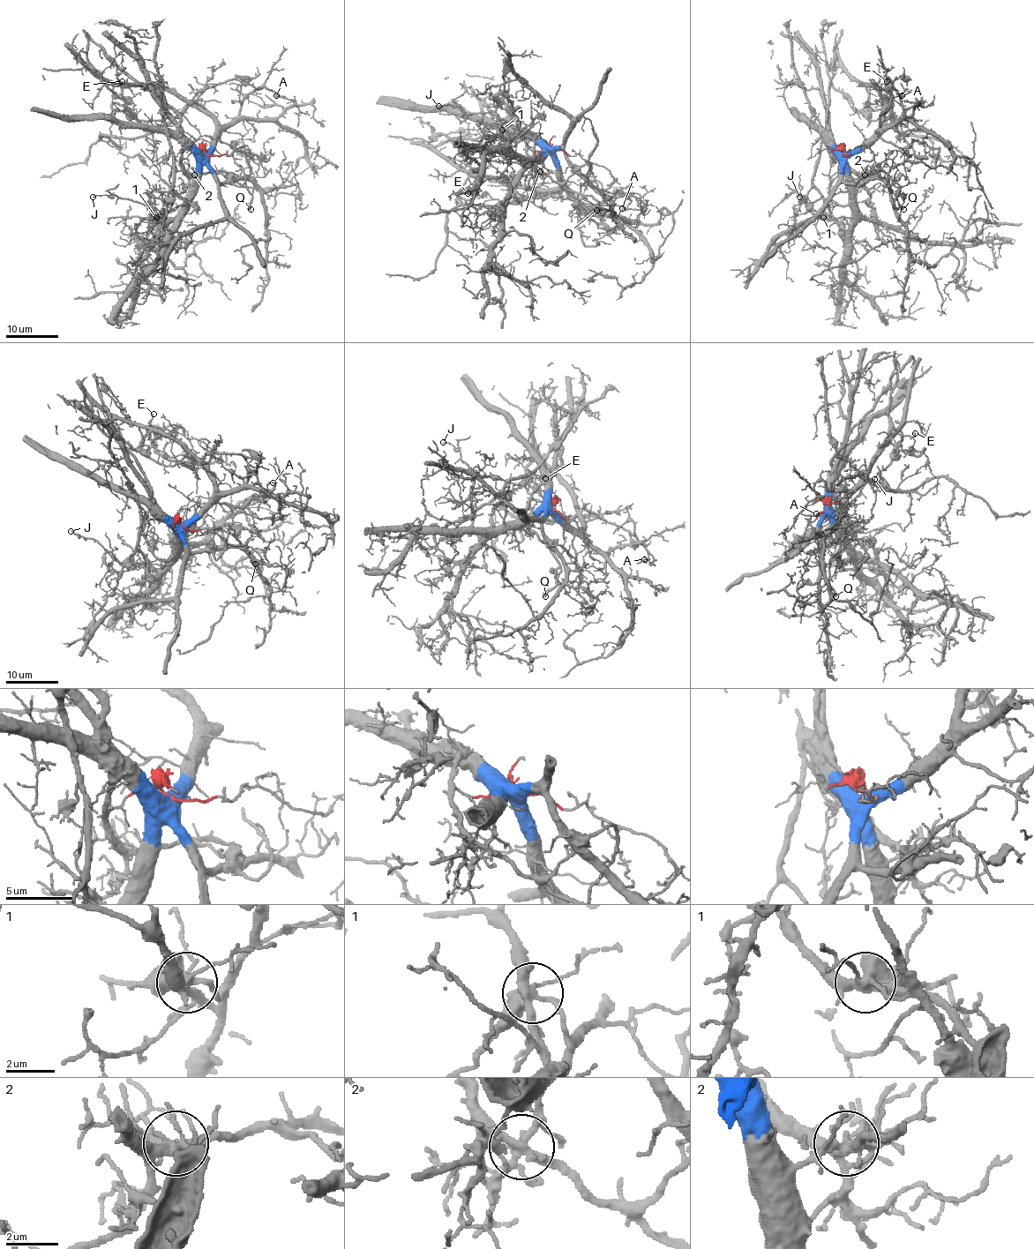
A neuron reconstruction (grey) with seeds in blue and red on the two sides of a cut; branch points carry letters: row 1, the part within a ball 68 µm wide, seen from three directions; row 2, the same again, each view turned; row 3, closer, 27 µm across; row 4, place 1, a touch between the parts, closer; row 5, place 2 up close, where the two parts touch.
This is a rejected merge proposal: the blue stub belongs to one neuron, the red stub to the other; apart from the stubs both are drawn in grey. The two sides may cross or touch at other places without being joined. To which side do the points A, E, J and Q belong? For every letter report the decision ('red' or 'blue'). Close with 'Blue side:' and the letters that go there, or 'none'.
A: blue
E: blue
J: blue
Q: red
Blue side: A, E, J

